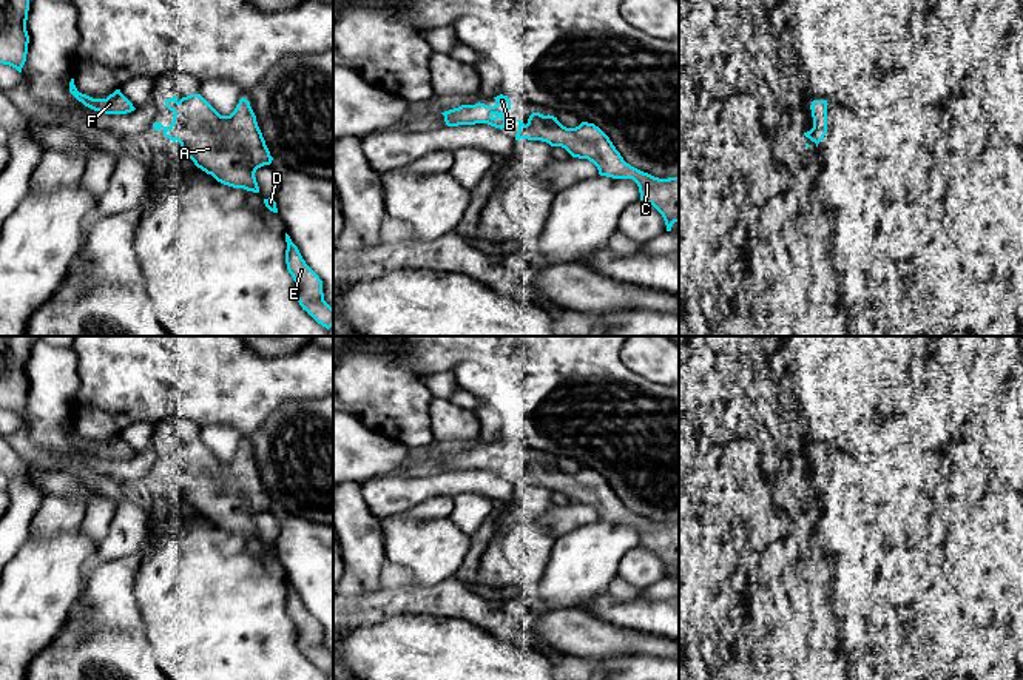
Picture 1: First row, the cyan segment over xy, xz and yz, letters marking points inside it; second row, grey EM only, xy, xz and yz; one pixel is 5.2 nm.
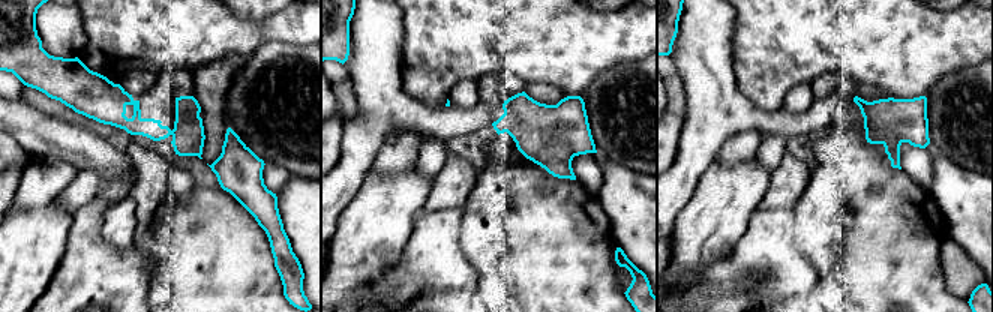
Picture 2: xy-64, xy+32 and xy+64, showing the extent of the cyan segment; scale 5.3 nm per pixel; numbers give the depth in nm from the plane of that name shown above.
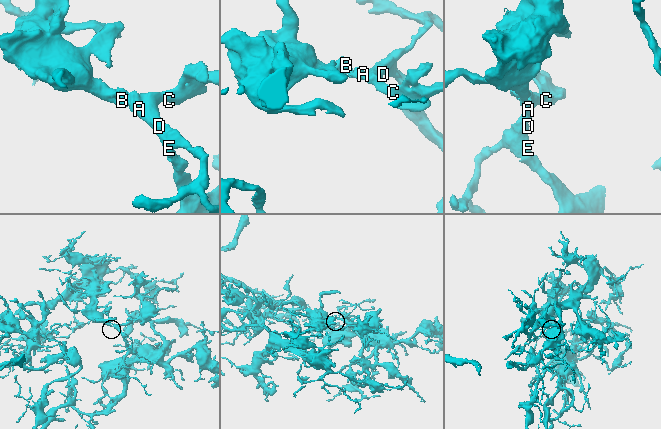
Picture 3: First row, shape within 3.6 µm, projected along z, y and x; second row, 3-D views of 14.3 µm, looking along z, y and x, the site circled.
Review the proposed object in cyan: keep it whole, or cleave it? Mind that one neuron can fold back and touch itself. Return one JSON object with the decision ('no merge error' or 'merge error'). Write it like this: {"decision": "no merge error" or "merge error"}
{"decision": "no merge error"}

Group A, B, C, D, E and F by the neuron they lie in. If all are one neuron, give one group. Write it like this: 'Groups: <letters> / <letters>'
Groups: A B C D E F

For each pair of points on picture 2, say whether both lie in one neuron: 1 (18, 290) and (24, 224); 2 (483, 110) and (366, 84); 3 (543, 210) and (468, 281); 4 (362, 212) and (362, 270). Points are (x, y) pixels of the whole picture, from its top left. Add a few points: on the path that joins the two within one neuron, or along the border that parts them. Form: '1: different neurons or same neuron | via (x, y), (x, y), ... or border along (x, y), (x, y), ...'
1: same neuron | via (18, 273), (24, 254), (24, 240)
2: same neuron | via (455, 119), (425, 119), (395, 111)
3: different neurons | border along (459, 240), (462, 252), (479, 278)
4: same neuron | via (362, 227), (362, 255)

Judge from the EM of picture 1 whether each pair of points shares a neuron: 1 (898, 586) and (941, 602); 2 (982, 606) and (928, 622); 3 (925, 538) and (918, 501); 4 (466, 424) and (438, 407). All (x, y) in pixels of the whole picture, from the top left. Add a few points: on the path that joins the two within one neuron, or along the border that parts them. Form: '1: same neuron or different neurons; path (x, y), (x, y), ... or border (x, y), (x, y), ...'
1: different neurons; border (948, 582), (935, 582), (904, 606)
2: different neurons; border (949, 582), (960, 603), (963, 620), (968, 625)
3: different neurons; border (929, 518), (892, 545)
4: same neuron; path (460, 423), (452, 421), (445, 414)

